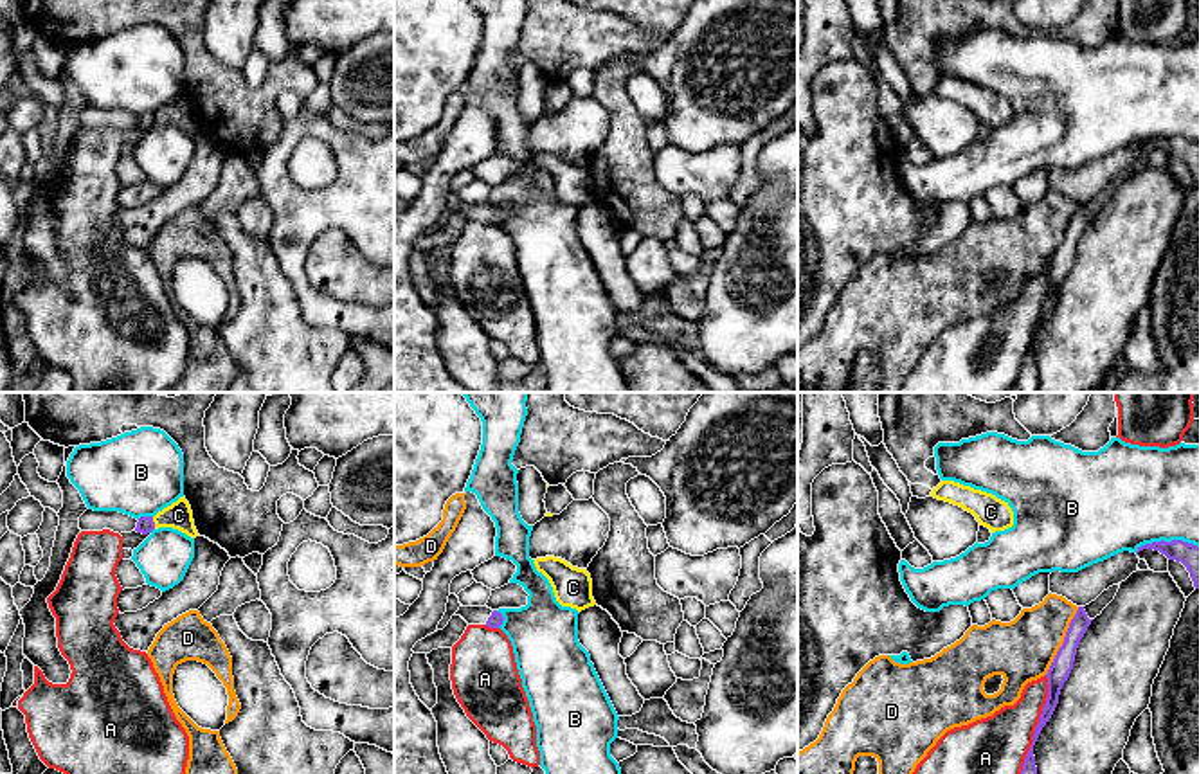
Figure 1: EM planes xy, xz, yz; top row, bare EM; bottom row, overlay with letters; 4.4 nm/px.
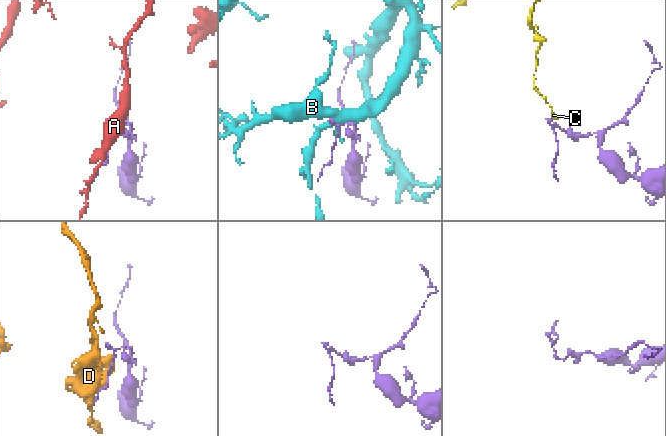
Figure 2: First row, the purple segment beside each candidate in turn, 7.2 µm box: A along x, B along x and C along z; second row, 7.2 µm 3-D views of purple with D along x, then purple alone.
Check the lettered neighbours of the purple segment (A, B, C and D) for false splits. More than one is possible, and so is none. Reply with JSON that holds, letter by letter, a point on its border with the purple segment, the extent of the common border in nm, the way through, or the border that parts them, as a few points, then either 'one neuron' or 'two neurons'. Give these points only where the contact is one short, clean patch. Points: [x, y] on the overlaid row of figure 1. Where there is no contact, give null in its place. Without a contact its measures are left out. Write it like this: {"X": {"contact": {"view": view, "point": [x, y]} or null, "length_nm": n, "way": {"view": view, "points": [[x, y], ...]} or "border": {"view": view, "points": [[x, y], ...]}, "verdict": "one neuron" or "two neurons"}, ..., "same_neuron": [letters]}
{"A": {"contact": {"view": "yz", "point": [1037, 724]}, "length_nm": 460, "verdict": "two neurons"}, "B": {"contact": {"view": "yz", "point": [1163, 540]}, "length_nm": 280, "verdict": "two neurons"}, "C": {"contact": {"view": "xy", "point": [153, 522]}, "length_nm": 60, "border": {"view": "xy", "points": [[152, 517], [155, 528]]}, "verdict": "two neurons"}, "D": {"contact": {"view": "yz", "point": [1064, 641]}, "length_nm": 340, "verdict": "two neurons"}, "same_neuron": []}

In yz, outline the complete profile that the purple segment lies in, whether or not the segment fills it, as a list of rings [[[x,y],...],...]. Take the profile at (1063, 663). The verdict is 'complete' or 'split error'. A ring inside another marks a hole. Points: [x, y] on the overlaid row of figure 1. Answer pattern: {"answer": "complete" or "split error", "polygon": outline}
{"answer": "complete", "polygon": [[[1078,607],[1075,617],[1069,623],[1069,628],[1066,632],[1064,643],[1059,648],[1059,652],[1057,652],[1057,655],[1055,655],[1055,659],[1053,659],[1053,662],[1046,673],[1046,677],[1048,677],[1048,698],[1046,698],[1046,704],[1042,707],[1039,724],[1035,727],[1033,742],[1032,742],[1032,747],[1030,747],[1026,758],[1024,758],[1021,774],[1037,774],[1033,745],[1035,745],[1042,727],[1051,718],[1051,715],[1059,704],[1060,689],[1062,689],[1064,682],[1068,680],[1068,677],[1073,670],[1077,648],[1078,648],[1080,639],[1084,637],[1087,626],[1091,625],[1091,621],[1093,619],[1087,617],[1084,607]]]}

